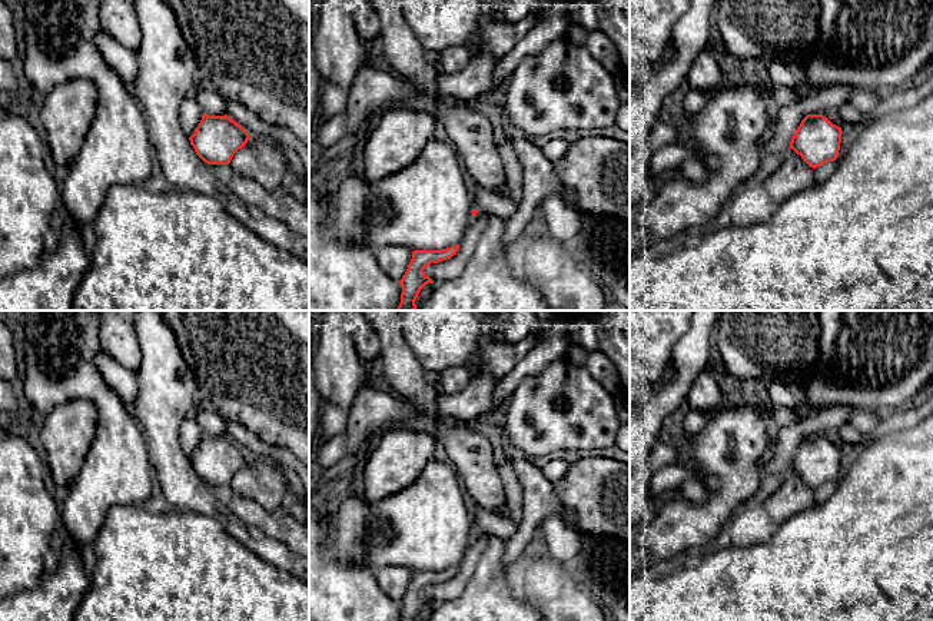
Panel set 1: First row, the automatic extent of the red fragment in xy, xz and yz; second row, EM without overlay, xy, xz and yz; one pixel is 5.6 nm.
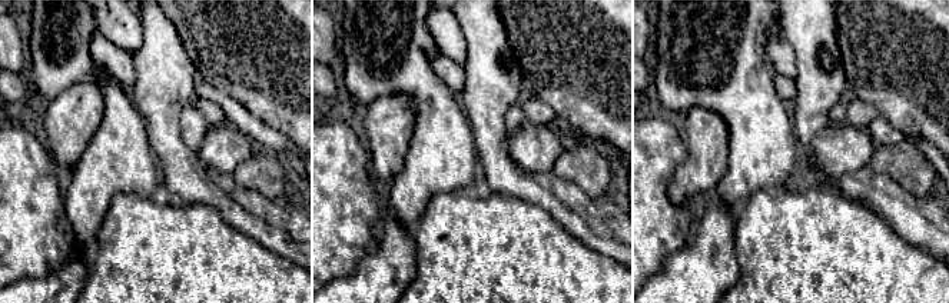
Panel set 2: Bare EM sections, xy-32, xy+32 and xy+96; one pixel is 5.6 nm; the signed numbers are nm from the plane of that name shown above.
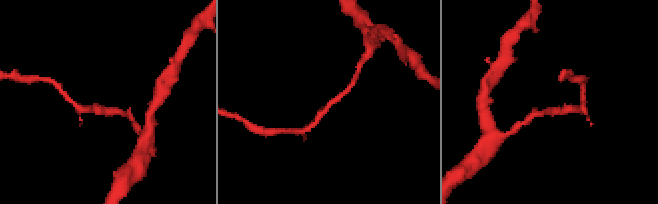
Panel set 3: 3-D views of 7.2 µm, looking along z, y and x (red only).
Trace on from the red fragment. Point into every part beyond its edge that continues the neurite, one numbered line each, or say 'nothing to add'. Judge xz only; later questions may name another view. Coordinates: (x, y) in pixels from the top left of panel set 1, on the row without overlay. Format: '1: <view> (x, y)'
nothing to add

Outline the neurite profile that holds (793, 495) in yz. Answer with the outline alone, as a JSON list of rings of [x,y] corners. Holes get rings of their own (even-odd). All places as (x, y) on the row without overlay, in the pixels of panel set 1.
[[[788,469],[778,489],[763,504],[771,519],[781,525],[797,512],[814,505],[813,488],[800,475]]]

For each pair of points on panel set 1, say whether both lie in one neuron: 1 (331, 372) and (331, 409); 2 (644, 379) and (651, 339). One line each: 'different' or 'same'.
1: different
2: same

